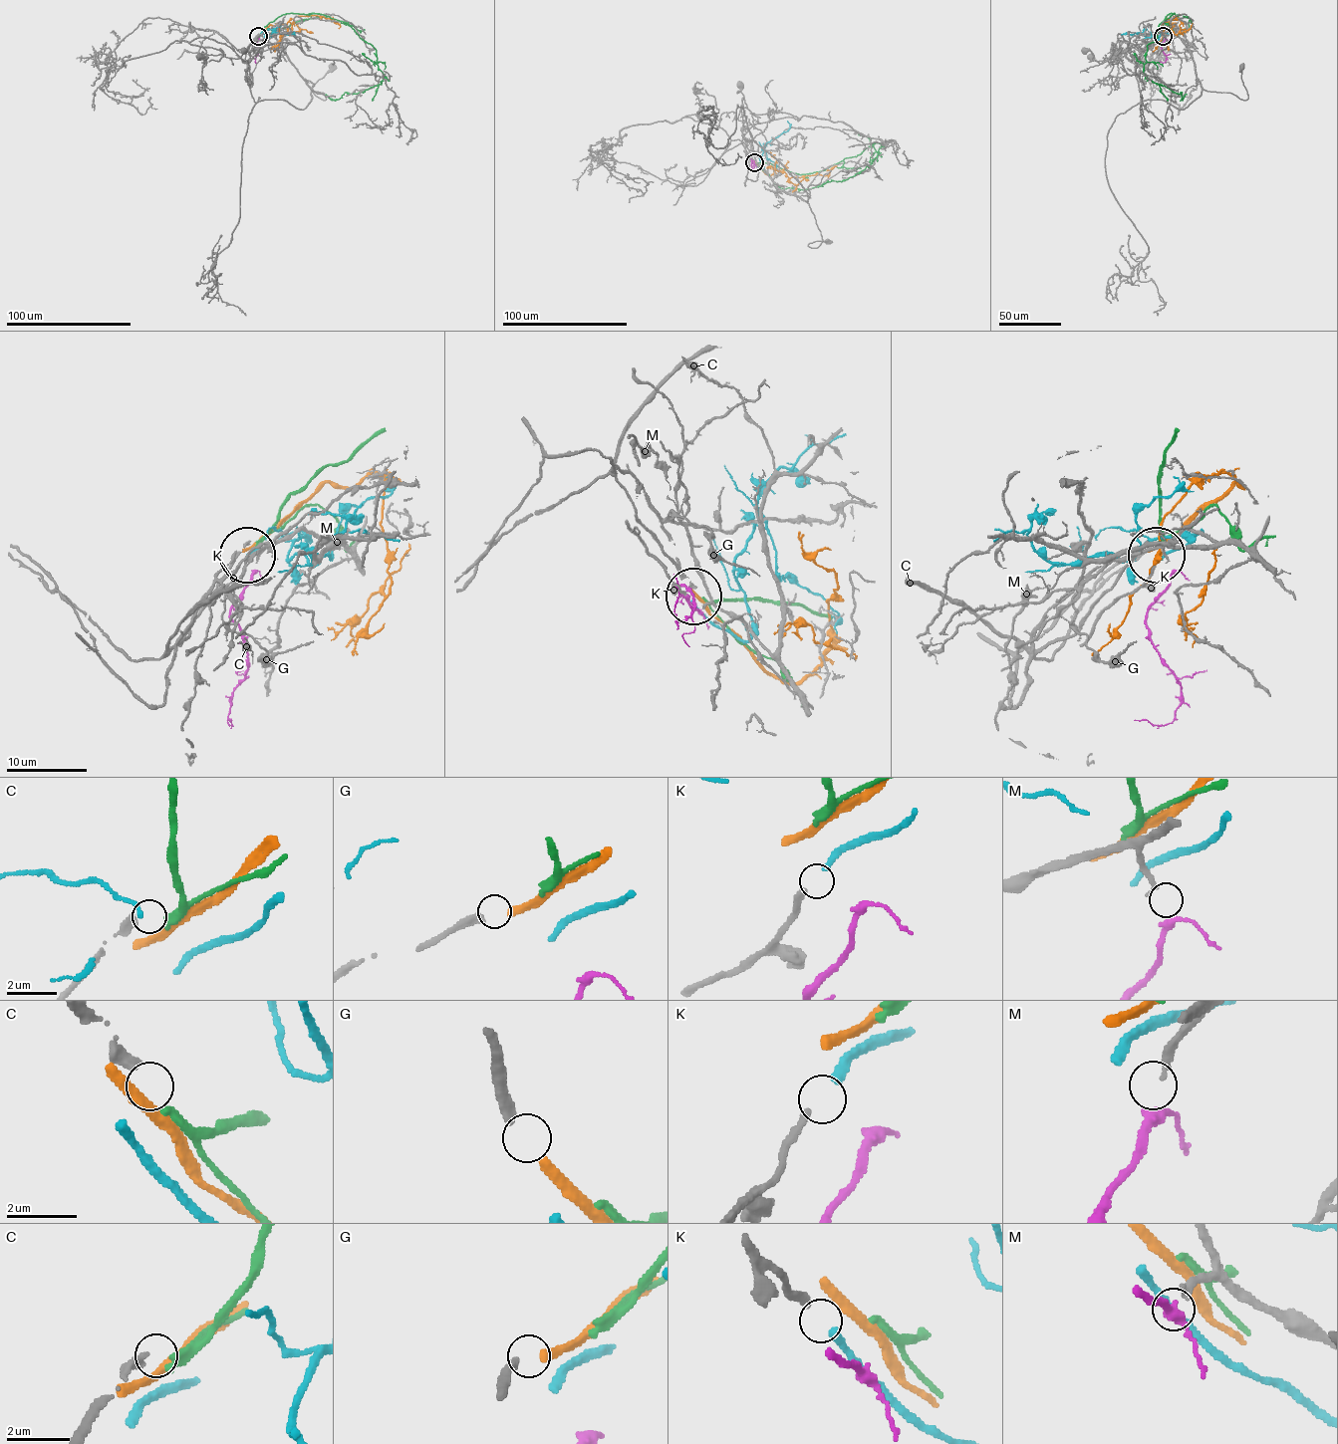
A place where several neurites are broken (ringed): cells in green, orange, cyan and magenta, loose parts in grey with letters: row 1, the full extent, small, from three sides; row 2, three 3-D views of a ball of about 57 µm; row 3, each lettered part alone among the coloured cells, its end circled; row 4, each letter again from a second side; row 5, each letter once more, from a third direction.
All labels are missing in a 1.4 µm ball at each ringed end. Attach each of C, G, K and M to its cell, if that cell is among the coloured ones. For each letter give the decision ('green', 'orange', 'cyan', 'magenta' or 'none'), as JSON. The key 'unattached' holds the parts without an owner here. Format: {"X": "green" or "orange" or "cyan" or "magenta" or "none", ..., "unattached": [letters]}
{"C": "none", "G": "orange", "K": "cyan", "M": "magenta", "unattached": ["C"]}

